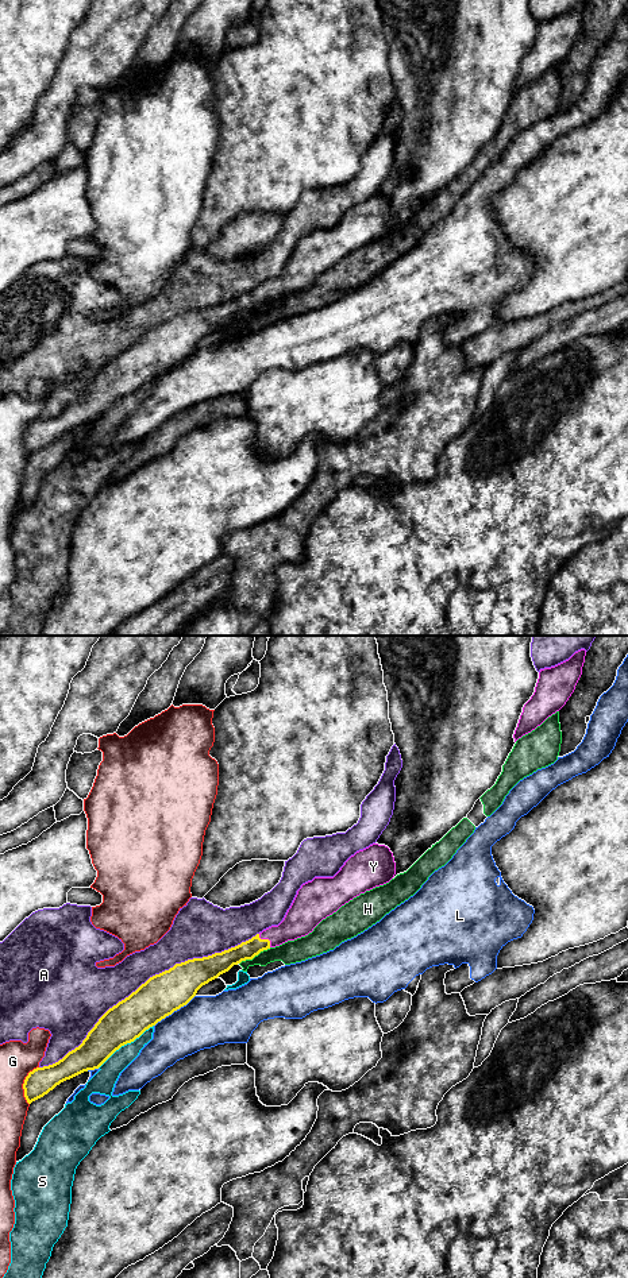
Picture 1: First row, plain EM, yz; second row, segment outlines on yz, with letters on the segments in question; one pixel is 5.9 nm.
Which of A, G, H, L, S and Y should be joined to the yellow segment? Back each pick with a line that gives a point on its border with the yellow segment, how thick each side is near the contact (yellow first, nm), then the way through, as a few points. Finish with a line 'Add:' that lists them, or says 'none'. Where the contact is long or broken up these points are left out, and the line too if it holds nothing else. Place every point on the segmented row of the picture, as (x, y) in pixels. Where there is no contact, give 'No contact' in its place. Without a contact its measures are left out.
Y: Touches yellow at yz (266, 939). Thickness 110 nm (yellow) against 190 nm
Add: Y

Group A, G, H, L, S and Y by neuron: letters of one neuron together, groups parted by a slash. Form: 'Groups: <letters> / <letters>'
Groups: A / G / H / L / S / Y

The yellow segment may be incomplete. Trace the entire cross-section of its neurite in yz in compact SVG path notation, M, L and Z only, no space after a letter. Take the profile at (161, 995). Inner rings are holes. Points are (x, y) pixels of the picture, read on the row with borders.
M373 843L351 856L334 877L315 877L303 884L278 926L271 926L235 947L176 964L150 977L109 1008L78 1047L58 1062L28 1073L23 1084L27 1103L43 1097L66 1080L99 1069L122 1046L134 1042L146 1030L186 1005L203 985L263 950L308 935L342 906L389 883L394 874L396 862L390 849Z

